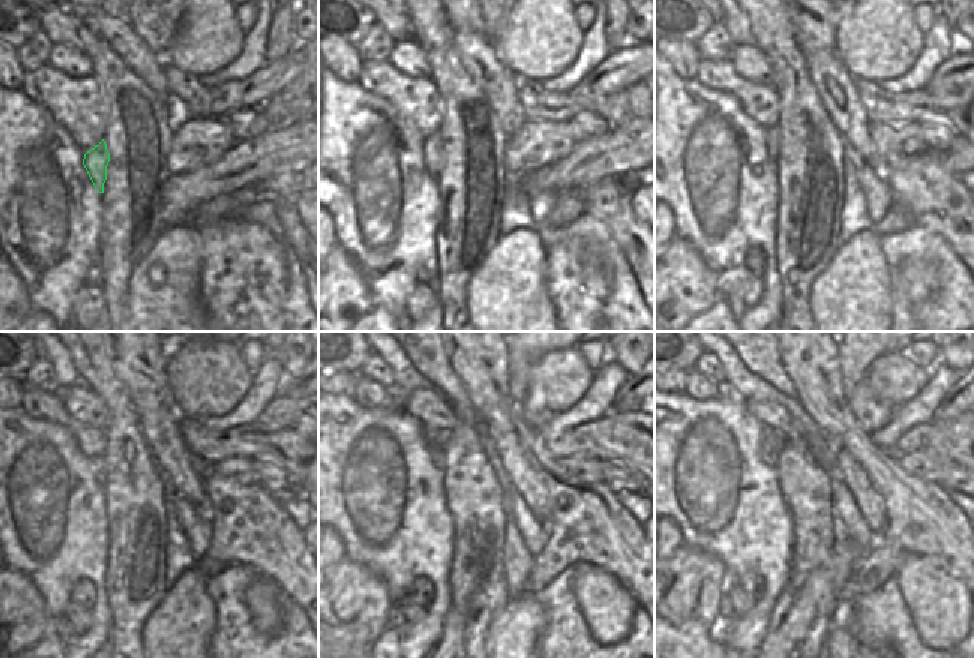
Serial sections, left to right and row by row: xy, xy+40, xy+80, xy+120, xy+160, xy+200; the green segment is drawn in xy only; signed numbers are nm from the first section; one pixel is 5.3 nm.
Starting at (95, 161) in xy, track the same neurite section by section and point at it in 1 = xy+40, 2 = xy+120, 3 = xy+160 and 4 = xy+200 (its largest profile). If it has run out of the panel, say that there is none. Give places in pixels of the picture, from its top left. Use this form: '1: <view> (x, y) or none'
1: xy+40 (432, 144)
2: xy+120 (98, 466)
3: xy+160 (437, 456)
4: xy+200 (767, 454)

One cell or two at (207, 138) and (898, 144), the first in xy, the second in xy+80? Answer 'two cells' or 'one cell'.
one cell

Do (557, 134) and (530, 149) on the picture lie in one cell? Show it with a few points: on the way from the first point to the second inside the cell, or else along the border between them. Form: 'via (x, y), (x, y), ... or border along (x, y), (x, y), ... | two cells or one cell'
via (551, 140), (536, 144) | one cell

